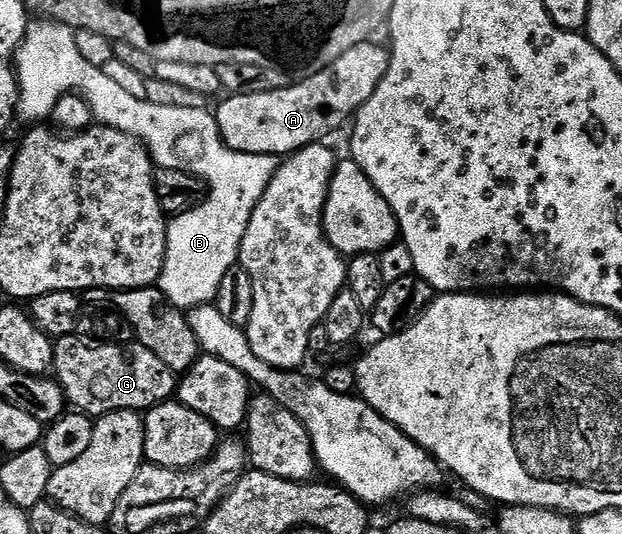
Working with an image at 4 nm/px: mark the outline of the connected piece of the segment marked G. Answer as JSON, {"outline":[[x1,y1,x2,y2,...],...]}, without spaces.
{"outline":[[79,333,55,339,52,370,56,381,64,390,67,405,73,411,87,414,93,419,119,410,147,412,151,406,169,401,175,395,178,385,178,375,170,368,166,368,166,364,162,364,162,360,158,360,158,356,154,356,154,352,150,352,150,348,140,345,139,342,135,340,127,344,117,341,94,342,81,338]]}

